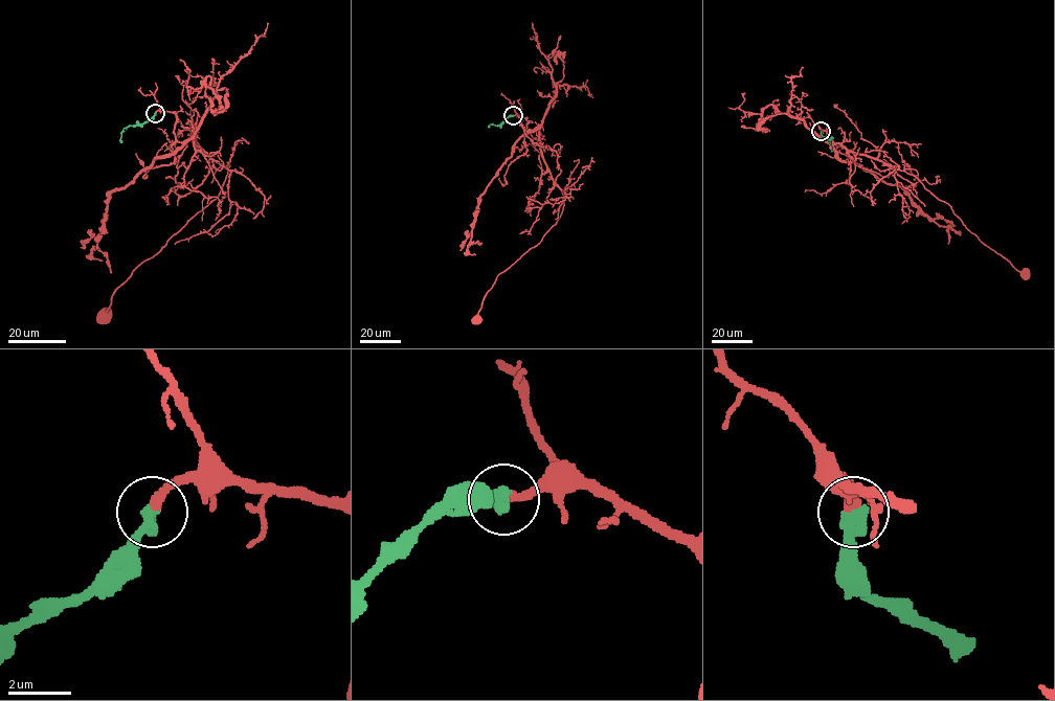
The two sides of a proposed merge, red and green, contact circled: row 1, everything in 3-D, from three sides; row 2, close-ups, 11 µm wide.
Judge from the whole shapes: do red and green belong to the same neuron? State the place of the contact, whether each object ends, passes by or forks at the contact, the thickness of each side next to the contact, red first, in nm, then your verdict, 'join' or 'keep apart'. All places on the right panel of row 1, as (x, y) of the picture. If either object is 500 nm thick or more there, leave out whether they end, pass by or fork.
at (821, 131); red ends there; green ends there; 300 nm thick on the red side, 460 nm on the other; join

